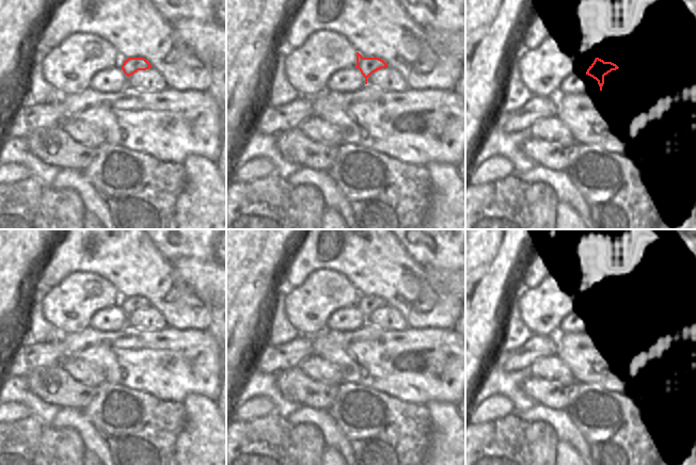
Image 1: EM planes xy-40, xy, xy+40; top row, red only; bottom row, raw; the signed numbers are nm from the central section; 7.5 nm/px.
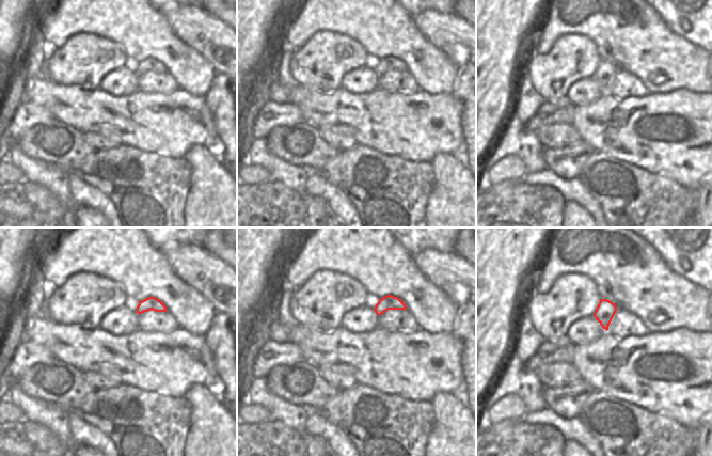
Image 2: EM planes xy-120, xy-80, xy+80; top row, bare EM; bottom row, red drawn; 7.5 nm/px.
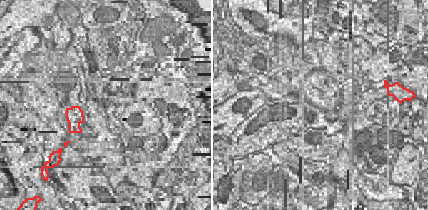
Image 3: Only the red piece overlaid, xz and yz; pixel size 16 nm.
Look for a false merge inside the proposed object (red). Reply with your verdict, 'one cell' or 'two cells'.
one cell

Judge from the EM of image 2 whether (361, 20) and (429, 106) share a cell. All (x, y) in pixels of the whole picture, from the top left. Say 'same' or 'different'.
different

